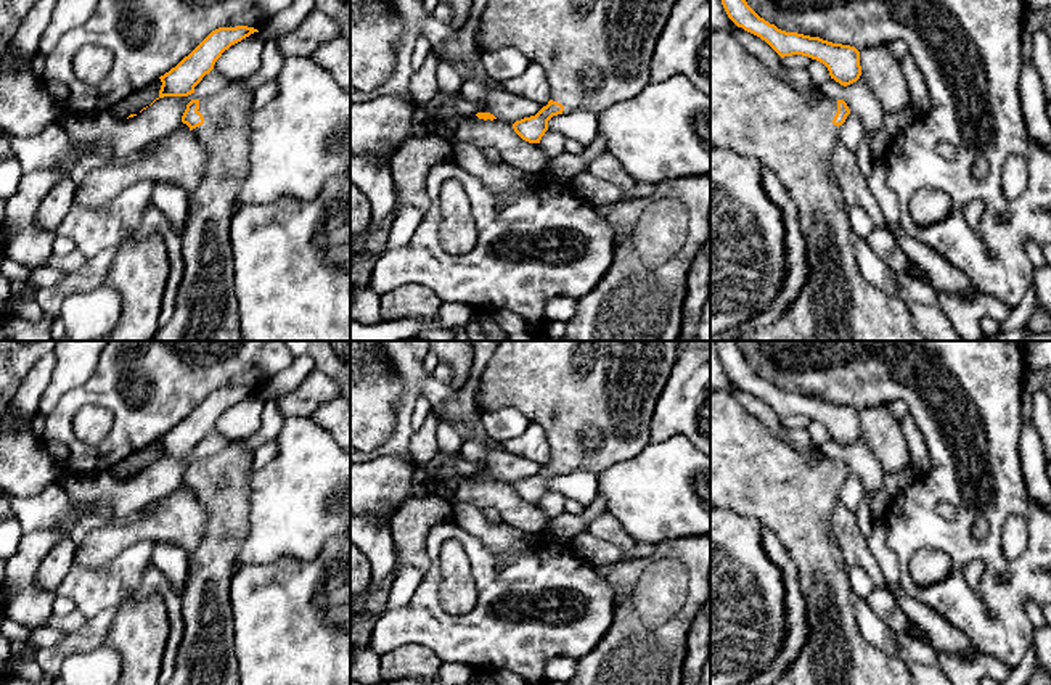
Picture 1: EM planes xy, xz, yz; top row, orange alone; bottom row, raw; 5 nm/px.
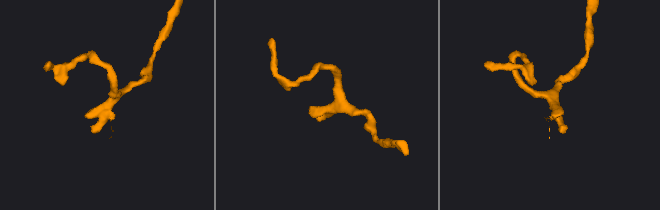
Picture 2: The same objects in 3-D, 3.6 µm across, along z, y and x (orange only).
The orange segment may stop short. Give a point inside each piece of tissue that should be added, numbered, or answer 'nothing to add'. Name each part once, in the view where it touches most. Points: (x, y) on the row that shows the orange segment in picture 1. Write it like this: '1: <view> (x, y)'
1: xy (206, 309)

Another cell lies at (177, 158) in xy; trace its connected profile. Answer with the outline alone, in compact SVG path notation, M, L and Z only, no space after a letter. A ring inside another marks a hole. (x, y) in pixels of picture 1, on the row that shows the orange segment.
M186 124L154 140L154 146L127 156L122 166L104 166L85 175L76 190L77 204L100 209L140 180L172 183L193 198L207 170L209 154Z

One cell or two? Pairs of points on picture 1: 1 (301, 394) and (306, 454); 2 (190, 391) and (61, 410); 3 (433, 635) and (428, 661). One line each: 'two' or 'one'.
1: two
2: one
3: two

